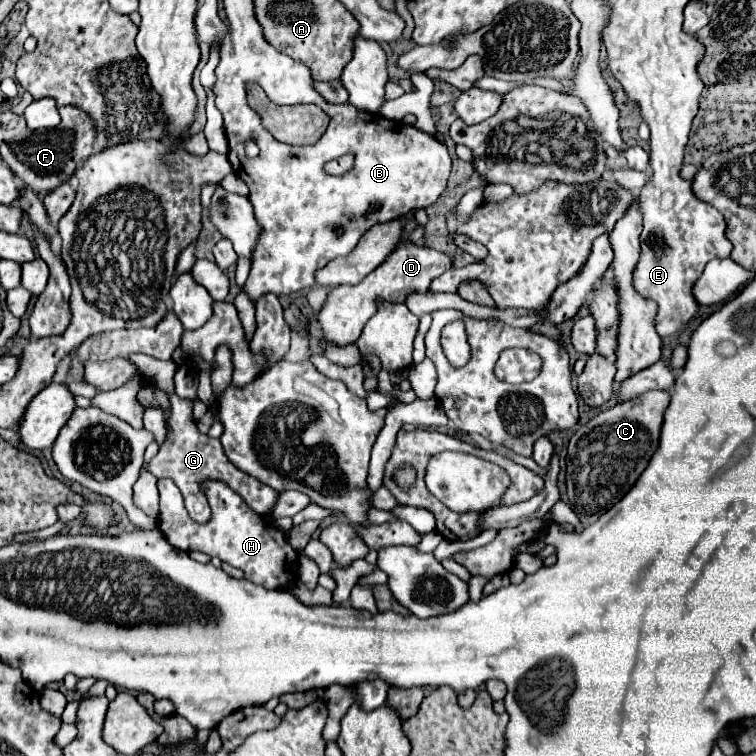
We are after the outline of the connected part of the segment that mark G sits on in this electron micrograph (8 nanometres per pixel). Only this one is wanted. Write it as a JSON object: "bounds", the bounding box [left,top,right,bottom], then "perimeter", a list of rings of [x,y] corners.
{"bounds":[148,394,276,522],"perimeter":[[[172,394],[170,396],[170,416],[166,420],[168,426],[168,434],[164,444],[160,446],[158,454],[152,458],[152,462],[148,464],[148,470],[156,476],[156,478],[172,478],[176,482],[176,486],[180,488],[186,504],[188,504],[188,512],[190,518],[196,522],[206,522],[210,518],[210,506],[202,488],[204,480],[222,480],[224,484],[228,484],[236,494],[242,496],[242,500],[258,514],[266,514],[270,512],[270,506],[274,506],[274,498],[276,498],[276,490],[258,482],[256,478],[252,478],[250,474],[238,470],[224,454],[220,440],[204,436],[198,432],[196,422],[192,418],[192,400],[182,400],[180,396]]]}

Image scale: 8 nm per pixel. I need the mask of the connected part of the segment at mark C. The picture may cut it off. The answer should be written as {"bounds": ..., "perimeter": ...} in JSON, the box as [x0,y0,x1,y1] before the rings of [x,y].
{"bounds":[566,390,668,522],"perimeter":[[[650,390],[600,412],[572,434],[566,456],[566,486],[570,506],[578,514],[580,522],[596,522],[632,488],[638,476],[646,470],[652,454],[658,448],[668,402],[668,392]]]}

